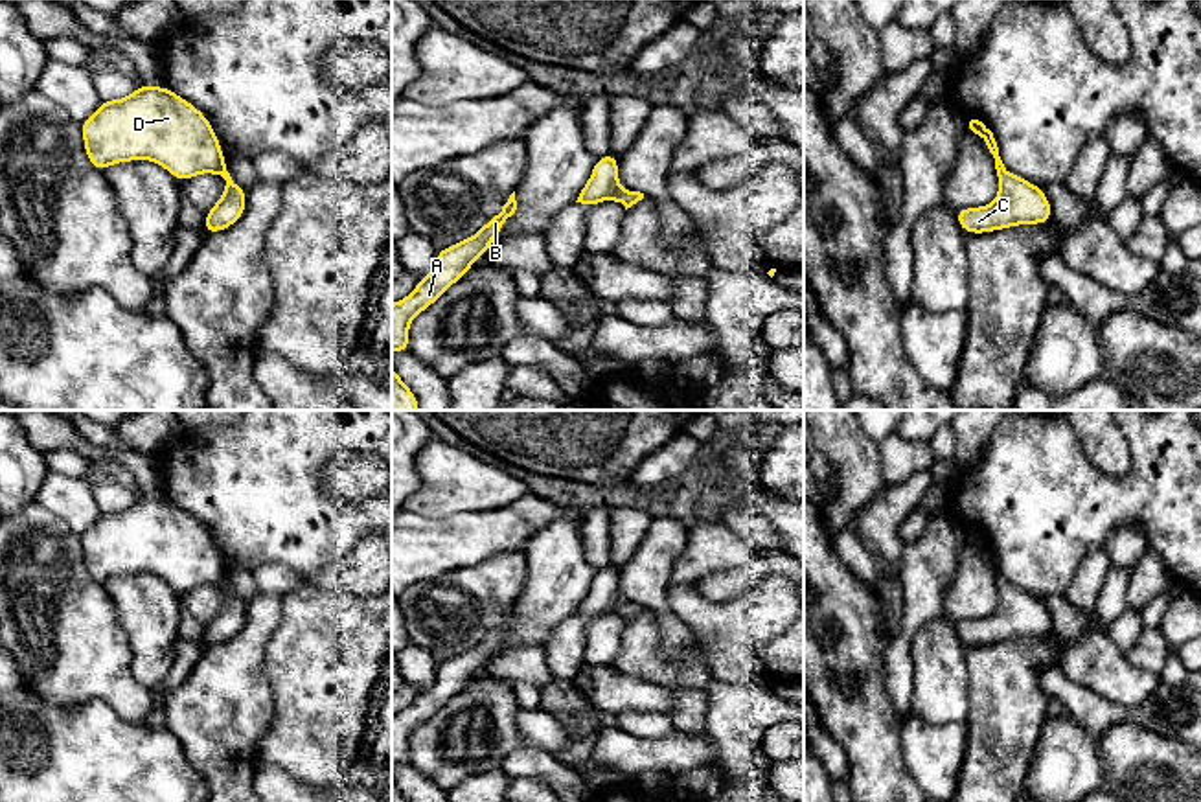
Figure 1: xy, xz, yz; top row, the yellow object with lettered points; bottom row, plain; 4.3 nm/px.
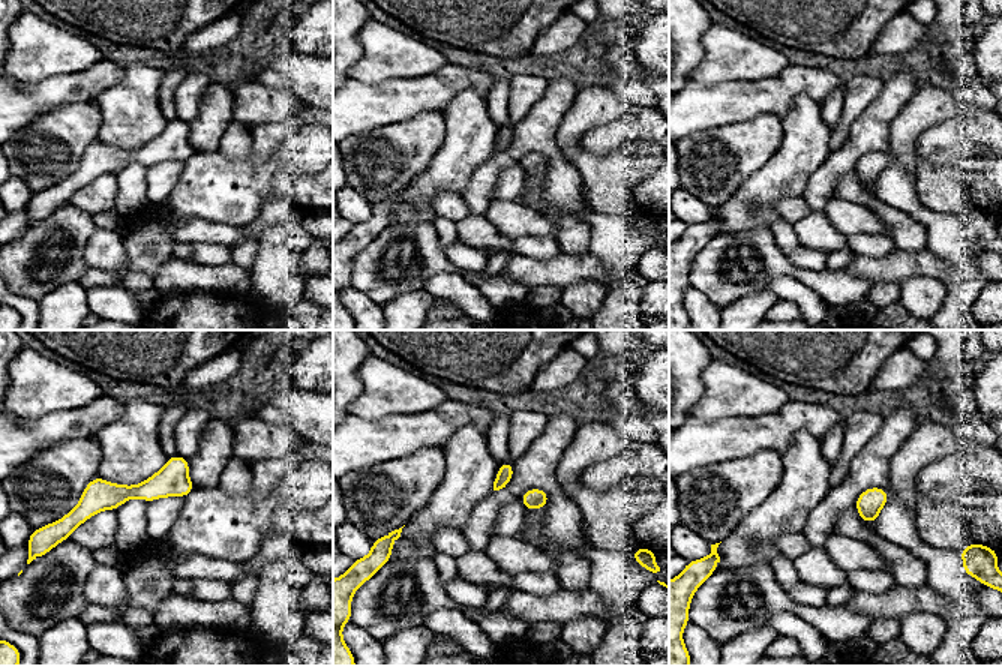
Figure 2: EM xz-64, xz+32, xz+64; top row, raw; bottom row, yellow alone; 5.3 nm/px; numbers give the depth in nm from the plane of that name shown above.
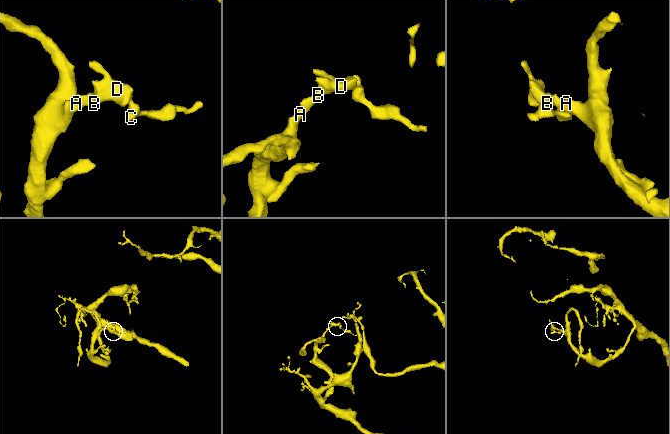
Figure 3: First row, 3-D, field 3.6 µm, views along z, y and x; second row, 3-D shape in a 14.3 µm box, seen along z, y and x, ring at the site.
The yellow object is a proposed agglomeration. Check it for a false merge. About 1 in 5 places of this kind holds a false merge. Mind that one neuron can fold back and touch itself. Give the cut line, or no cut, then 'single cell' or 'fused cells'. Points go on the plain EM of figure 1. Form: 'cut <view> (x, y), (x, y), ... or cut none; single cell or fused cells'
cut none; single cell

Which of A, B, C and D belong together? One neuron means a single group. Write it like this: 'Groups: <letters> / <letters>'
Groups: A B C D

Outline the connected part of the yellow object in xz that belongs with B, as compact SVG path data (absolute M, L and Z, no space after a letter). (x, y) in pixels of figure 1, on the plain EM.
M513 603L502 622L475 647L438 662L434 682L419 690L416 701L406 710L392 716L392 763L410 763L408 739L412 730L429 721L451 697L465 688L473 675L487 664L515 622Z

